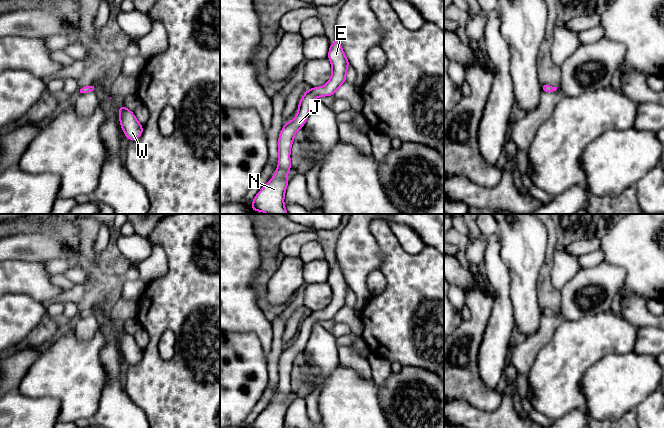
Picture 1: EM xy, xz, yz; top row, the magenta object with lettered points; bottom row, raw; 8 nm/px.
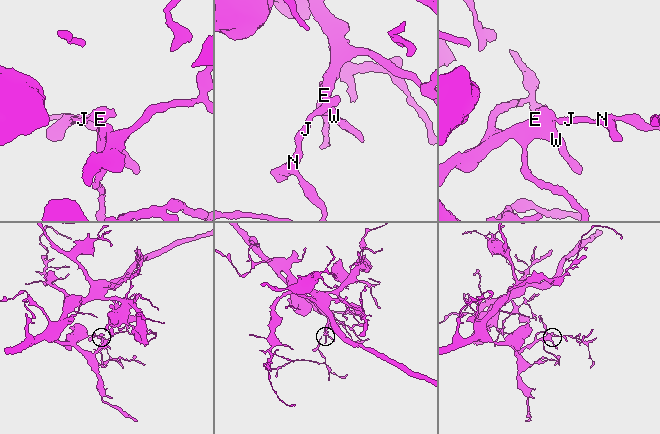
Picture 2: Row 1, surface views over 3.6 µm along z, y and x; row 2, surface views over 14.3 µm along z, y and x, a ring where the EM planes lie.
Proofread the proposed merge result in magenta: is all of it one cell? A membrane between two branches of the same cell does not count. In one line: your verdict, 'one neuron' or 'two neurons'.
one neuron

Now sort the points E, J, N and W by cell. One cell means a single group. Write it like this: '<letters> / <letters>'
E J N W

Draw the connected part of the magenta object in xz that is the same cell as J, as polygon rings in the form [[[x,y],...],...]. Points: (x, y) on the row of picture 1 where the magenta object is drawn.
[[[339,39],[331,43],[328,52],[328,59],[332,64],[332,76],[322,87],[310,88],[302,96],[298,105],[296,117],[285,123],[278,139],[278,168],[269,182],[256,194],[252,211],[266,212],[268,214],[288,214],[284,207],[284,194],[289,183],[287,174],[291,167],[290,150],[295,133],[301,129],[310,113],[314,98],[320,96],[332,96],[335,91],[346,81],[346,72],[349,66]]]

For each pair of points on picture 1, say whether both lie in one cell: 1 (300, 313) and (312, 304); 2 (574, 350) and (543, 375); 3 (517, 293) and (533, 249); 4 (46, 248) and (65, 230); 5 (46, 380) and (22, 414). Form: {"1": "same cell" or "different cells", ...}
{"1": "different cells", "2": "same cell", "3": "same cell", "4": "different cells", "5": "different cells"}

